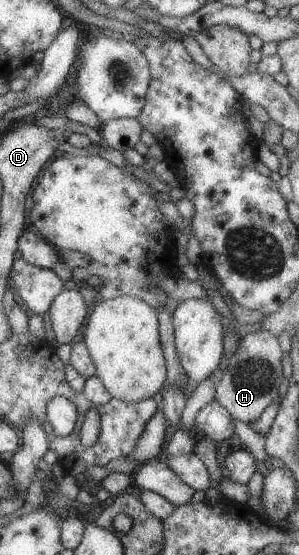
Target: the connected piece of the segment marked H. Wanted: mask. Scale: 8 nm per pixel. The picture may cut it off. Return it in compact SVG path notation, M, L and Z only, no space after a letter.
M257 330L244 334L238 340L238 349L234 351L222 370L218 385L215 387L215 400L234 420L246 425L254 423L258 415L277 398L278 387L283 381L280 359L283 353L278 338L266 331Z

